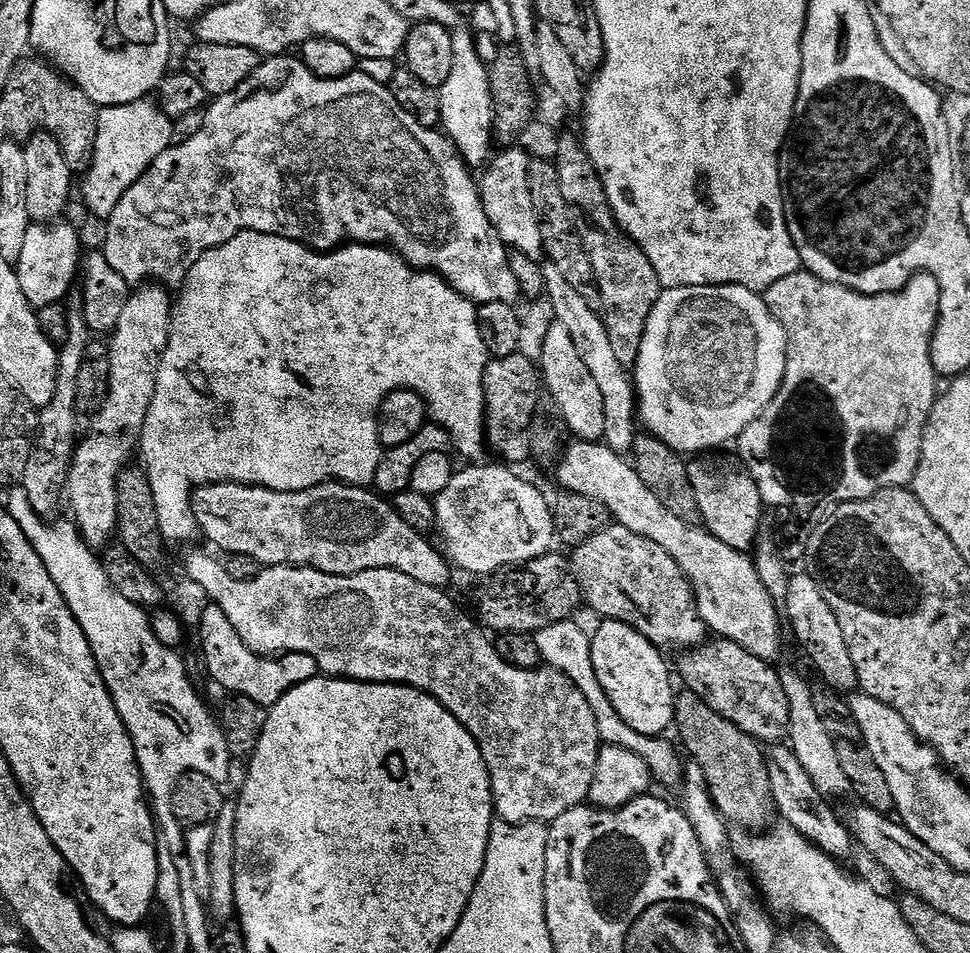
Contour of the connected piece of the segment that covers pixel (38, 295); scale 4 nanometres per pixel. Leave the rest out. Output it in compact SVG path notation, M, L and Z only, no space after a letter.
M34 222L30 226L30 230L26 230L26 243L22 245L22 258L18 258L18 262L16 263L16 273L18 274L18 282L22 282L22 294L26 294L26 298L30 301L33 308L37 310L50 306L51 304L61 303L61 301L65 299L63 296L71 290L72 283L74 283L75 280L77 283L78 273L82 268L82 255L80 256L80 236L74 229L71 228L70 225L64 223L65 222L49 222L47 224L37 224Z

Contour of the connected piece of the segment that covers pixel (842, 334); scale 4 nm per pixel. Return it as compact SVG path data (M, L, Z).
M801 270L790 274L790 278L782 278L782 282L774 282L774 286L770 286L766 291L762 293L766 306L774 314L774 318L783 326L788 335L788 361L786 362L786 374L782 378L782 386L778 390L778 394L770 402L770 406L766 406L766 410L760 417L754 422L750 422L750 426L746 426L746 430L742 430L742 434L738 438L738 445L740 444L740 453L738 453L738 459L741 464L747 468L748 472L754 478L755 484L760 491L760 497L765 502L765 505L769 509L776 508L776 512L784 520L789 520L792 523L792 528L796 532L804 532L803 534L811 533L813 527L820 524L820 521L825 516L829 515L835 509L837 504L850 504L853 502L859 502L865 500L868 497L872 497L874 494L886 490L888 488L900 488L907 487L913 483L917 472L918 462L921 460L921 446L922 438L924 437L925 426L928 425L929 415L933 410L933 406L938 399L938 391L936 392L936 383L938 383L938 377L936 371L933 368L931 340L933 330L936 328L937 314L941 308L941 287L938 286L938 280L930 275L928 272L919 272L912 276L910 282L906 286L897 292L887 292L884 295L862 295L860 292L851 291L849 288L843 288L837 284L831 284L826 282L822 278L818 278L814 273L807 270Z

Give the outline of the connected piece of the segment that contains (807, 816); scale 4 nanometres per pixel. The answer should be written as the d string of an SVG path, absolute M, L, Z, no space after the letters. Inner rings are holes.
M772 746L764 753L766 762L766 774L770 774L770 794L776 803L779 819L789 824L798 834L802 834L812 845L823 850L828 856L837 862L844 859L854 849L854 837L849 825L844 824L836 817L836 812L831 808L829 797L822 795L818 786L810 782L810 774L798 762L798 758L792 753L791 747Z

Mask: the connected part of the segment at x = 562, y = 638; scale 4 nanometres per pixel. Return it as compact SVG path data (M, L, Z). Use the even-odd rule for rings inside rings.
M563 620L554 626L546 626L542 631L535 633L538 642L538 650L542 650L542 661L547 667L558 670L570 678L582 690L586 702L590 702L590 710L594 710L594 718L598 722L598 734L605 745L613 744L622 746L631 752L639 751L640 757L646 762L646 766L652 772L652 779L659 784L677 784L682 780L682 763L680 764L681 753L677 745L671 744L668 738L652 738L645 742L646 737L638 734L626 722L620 720L618 710L606 698L602 690L602 682L598 682L598 674L594 674L594 658L592 657L592 642L589 633L583 632L572 620ZM639 744L644 744L640 746ZM676 748L677 752L676 753Z

